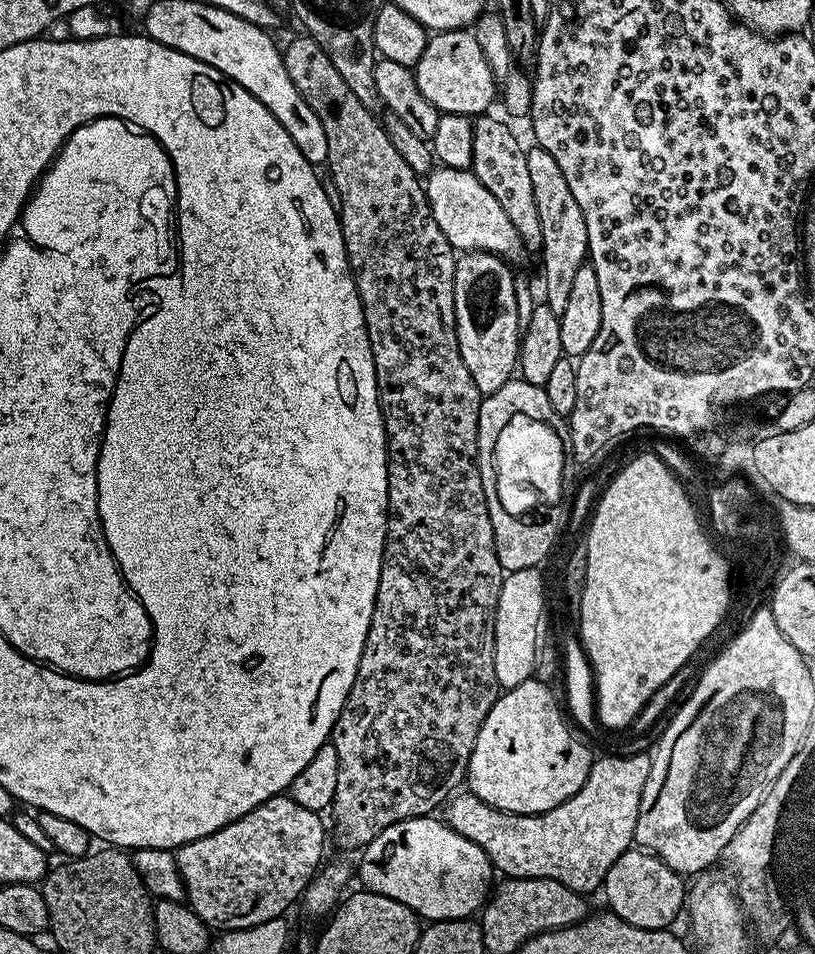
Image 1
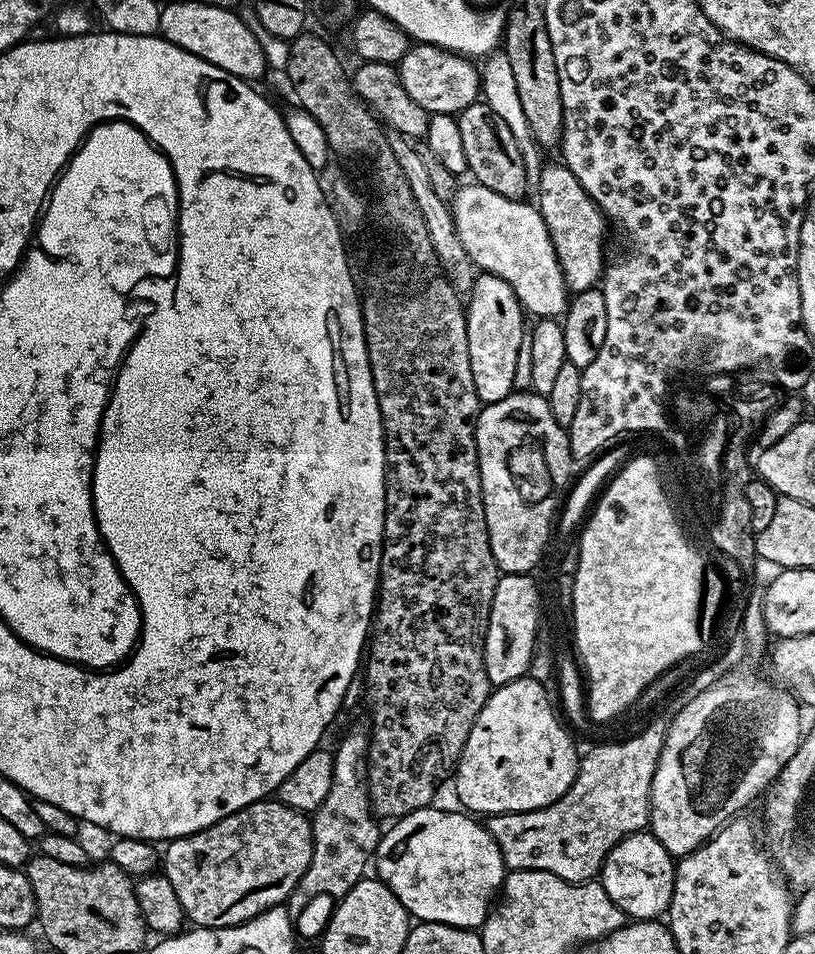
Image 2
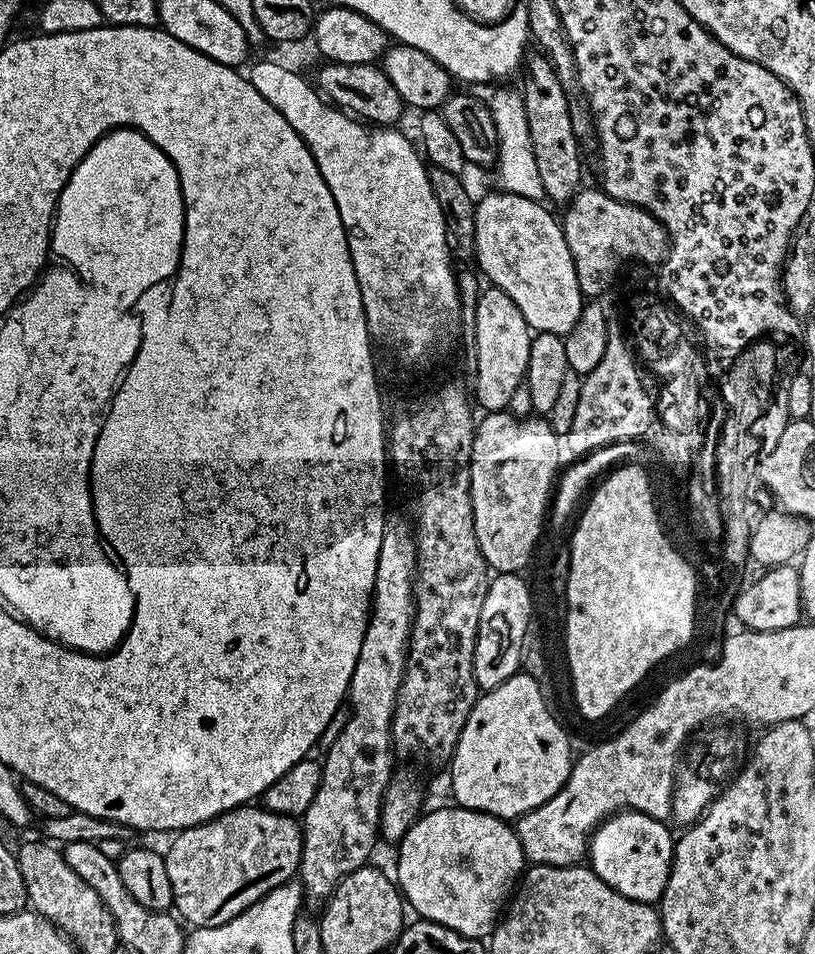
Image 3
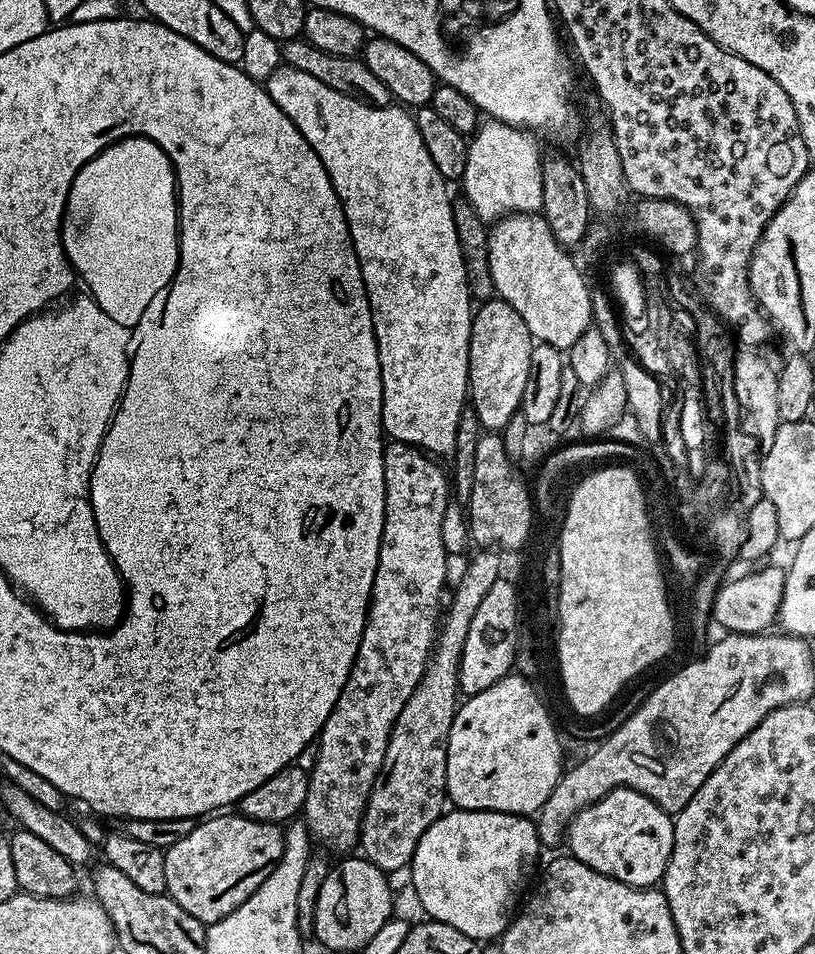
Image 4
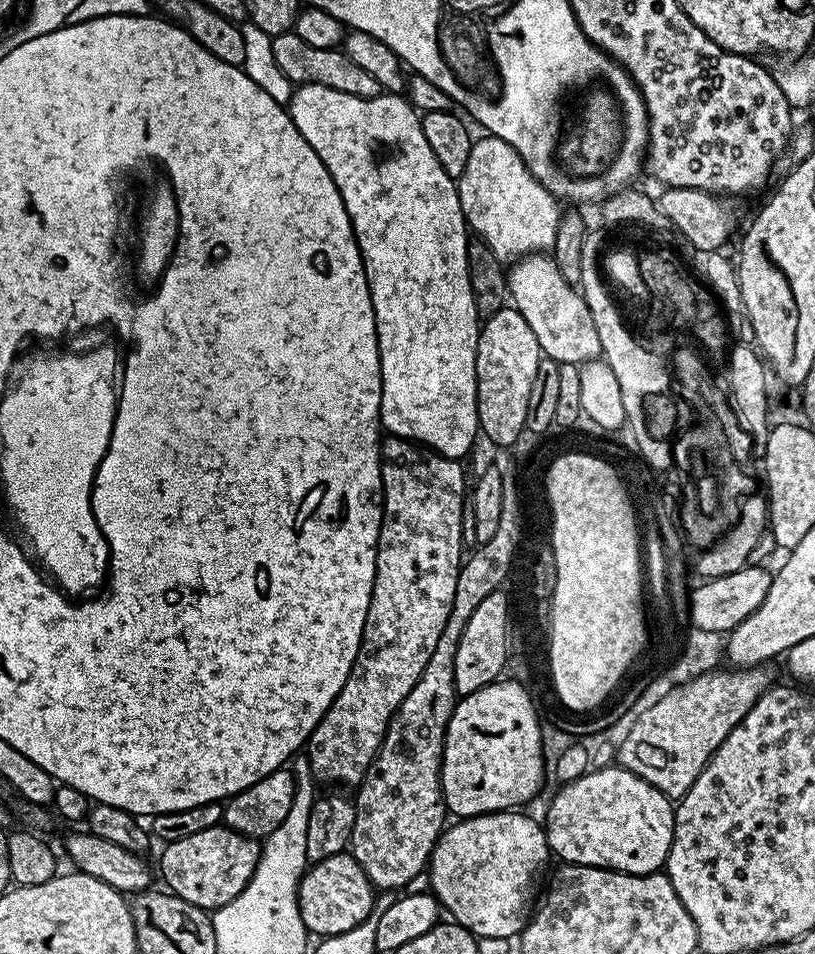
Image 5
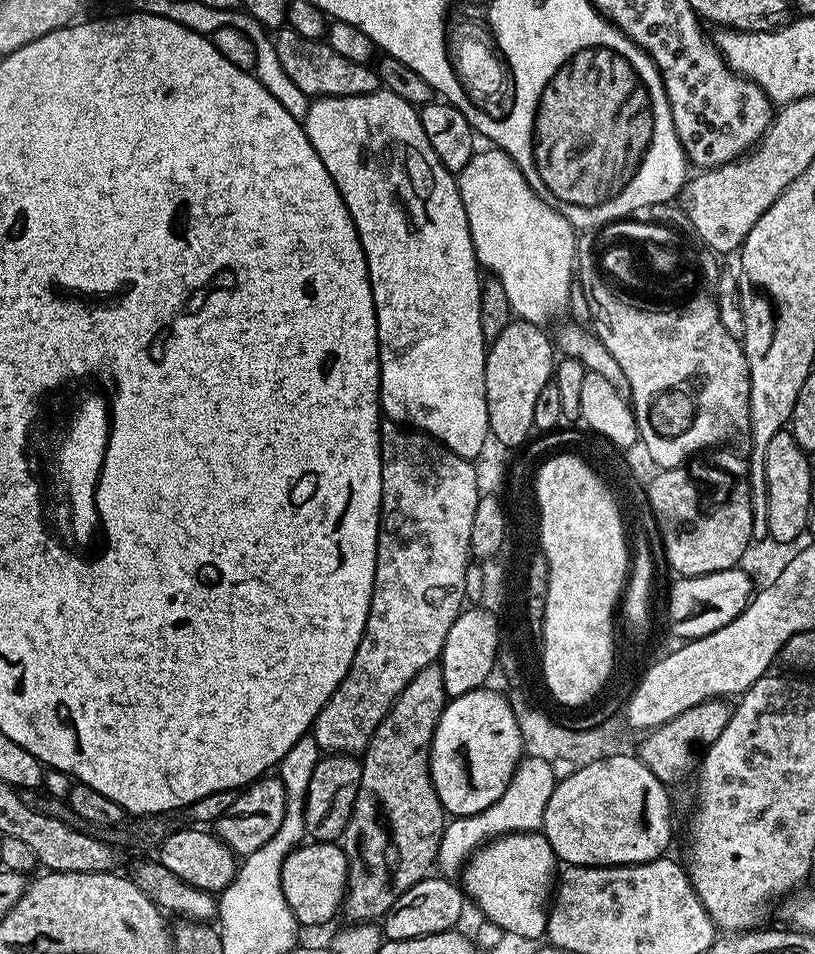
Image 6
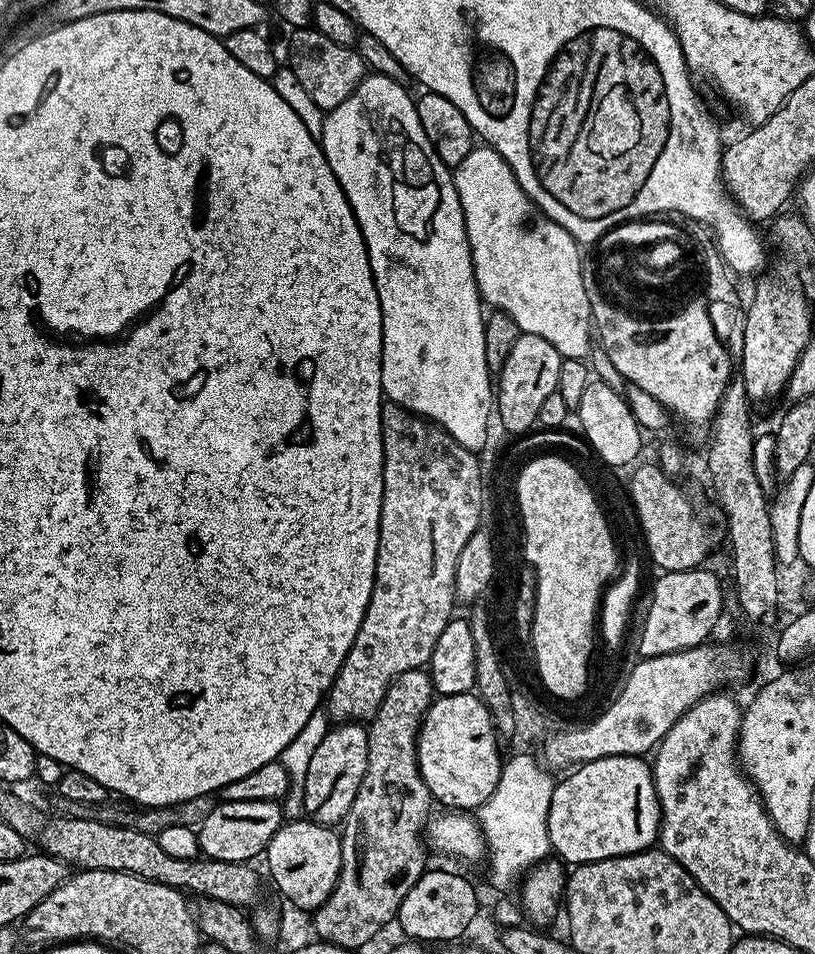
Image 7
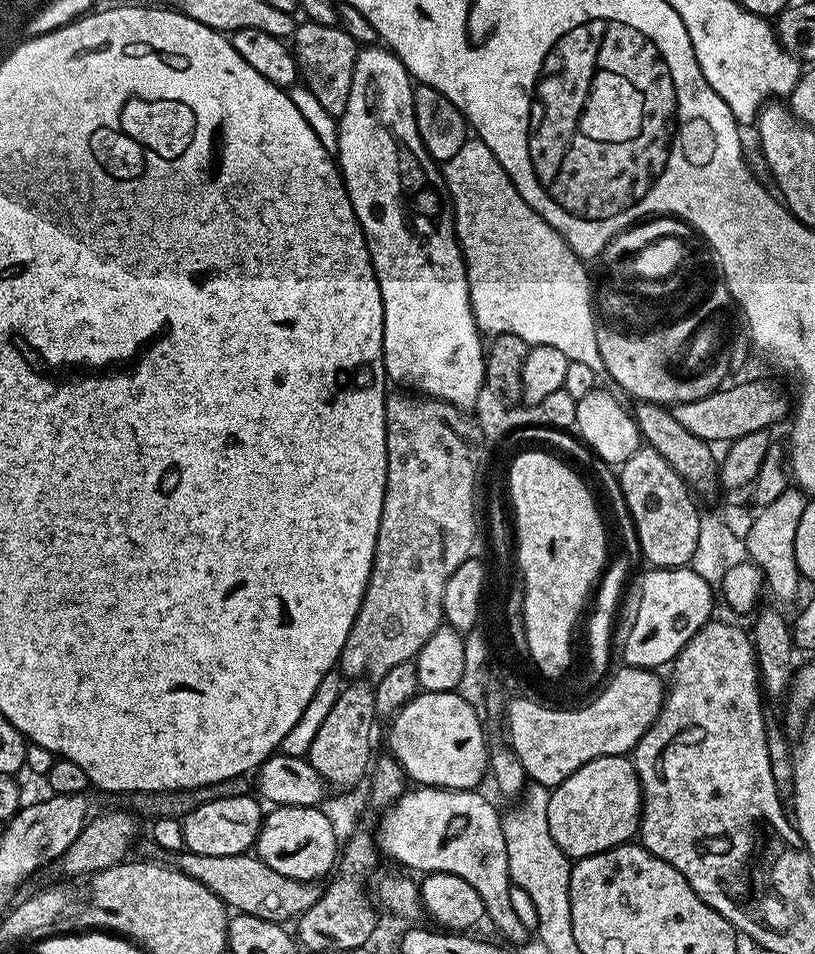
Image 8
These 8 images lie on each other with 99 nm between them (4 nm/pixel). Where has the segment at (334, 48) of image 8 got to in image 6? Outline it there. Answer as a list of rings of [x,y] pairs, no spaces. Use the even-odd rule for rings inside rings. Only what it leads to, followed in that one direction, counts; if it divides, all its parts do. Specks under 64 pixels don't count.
[[[285,26],[275,33],[274,41],[278,59],[282,62],[282,69],[286,70],[286,74],[290,74],[292,81],[298,85],[298,90],[302,90],[309,98],[361,96],[381,91],[381,80],[375,67],[349,62],[347,58],[342,58],[342,54],[337,54],[324,40],[302,38],[302,34]]]

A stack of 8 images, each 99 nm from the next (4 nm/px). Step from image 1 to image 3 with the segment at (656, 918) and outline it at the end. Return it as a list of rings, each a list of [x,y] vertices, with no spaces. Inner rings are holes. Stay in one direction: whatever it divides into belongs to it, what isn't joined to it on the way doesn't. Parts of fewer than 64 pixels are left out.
[[[625,810],[609,816],[592,834],[587,859],[590,867],[606,886],[634,902],[655,905],[666,890],[672,869],[674,832],[662,820],[655,820],[645,812]]]

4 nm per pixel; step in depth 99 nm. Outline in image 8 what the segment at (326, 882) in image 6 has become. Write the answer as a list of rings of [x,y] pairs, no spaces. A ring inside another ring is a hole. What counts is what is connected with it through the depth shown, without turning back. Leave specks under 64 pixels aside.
[[[276,806],[271,811],[265,815],[264,824],[260,827],[254,845],[255,855],[266,862],[266,866],[278,870],[278,874],[286,874],[286,878],[319,881],[320,876],[327,877],[337,867],[338,845],[323,810],[319,807]]]

